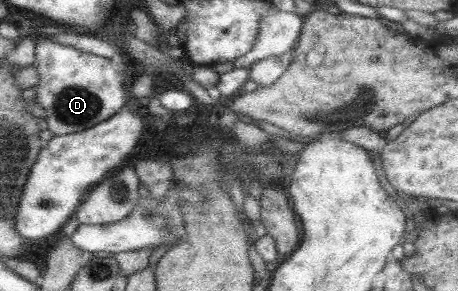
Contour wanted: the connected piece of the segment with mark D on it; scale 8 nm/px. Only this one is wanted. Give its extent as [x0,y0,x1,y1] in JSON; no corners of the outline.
[32,34,130,136]

